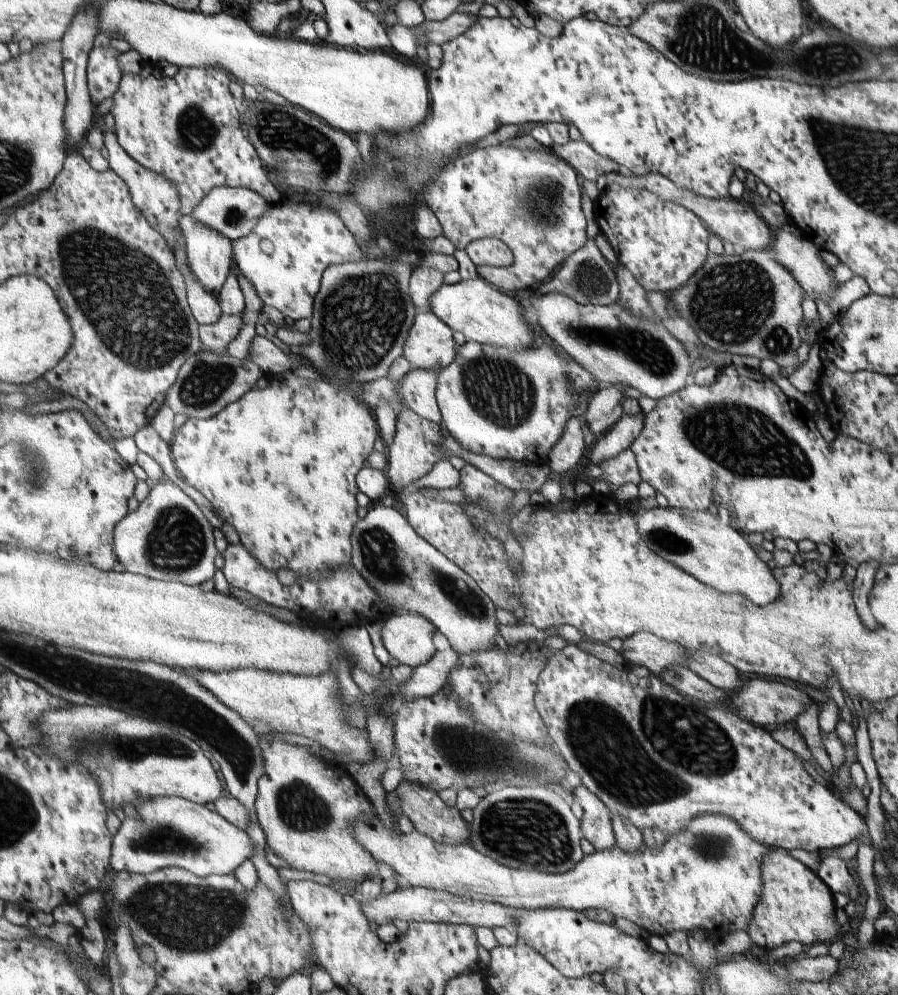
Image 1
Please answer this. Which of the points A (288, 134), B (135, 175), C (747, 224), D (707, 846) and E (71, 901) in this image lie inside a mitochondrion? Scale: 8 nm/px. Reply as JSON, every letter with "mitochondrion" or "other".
{"A":"mitochondrion","B":"other","C":"other","D":"mitochondrion","E":"other"}

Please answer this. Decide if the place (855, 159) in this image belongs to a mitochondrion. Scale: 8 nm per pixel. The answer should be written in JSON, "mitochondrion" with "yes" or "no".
{"mitochondrion":"yes"}

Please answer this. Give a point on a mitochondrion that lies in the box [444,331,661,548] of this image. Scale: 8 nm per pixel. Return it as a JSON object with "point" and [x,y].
{"point":[498,390]}

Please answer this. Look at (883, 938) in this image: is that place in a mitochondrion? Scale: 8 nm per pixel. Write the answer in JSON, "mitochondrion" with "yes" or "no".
{"mitochondrion":"no"}

